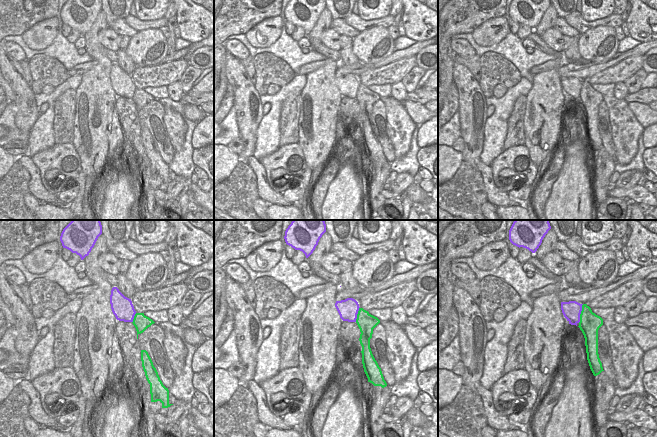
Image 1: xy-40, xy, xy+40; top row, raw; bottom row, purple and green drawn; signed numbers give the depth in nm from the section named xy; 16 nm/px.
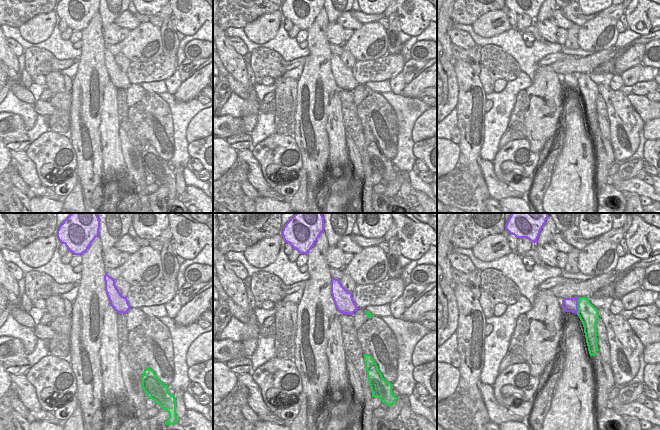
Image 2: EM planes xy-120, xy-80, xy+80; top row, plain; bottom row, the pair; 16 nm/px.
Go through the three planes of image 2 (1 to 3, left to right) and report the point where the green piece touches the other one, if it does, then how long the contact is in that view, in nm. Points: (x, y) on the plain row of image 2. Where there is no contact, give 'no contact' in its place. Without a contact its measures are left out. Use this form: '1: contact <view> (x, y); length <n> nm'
1: no contact
2: no contact
3: contact xy+80 (577, 81); length 280 nm

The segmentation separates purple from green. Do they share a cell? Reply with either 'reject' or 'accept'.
reject

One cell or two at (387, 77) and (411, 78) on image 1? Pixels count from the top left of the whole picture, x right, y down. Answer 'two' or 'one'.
two

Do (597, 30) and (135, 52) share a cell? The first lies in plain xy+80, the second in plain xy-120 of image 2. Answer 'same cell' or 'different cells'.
same cell

